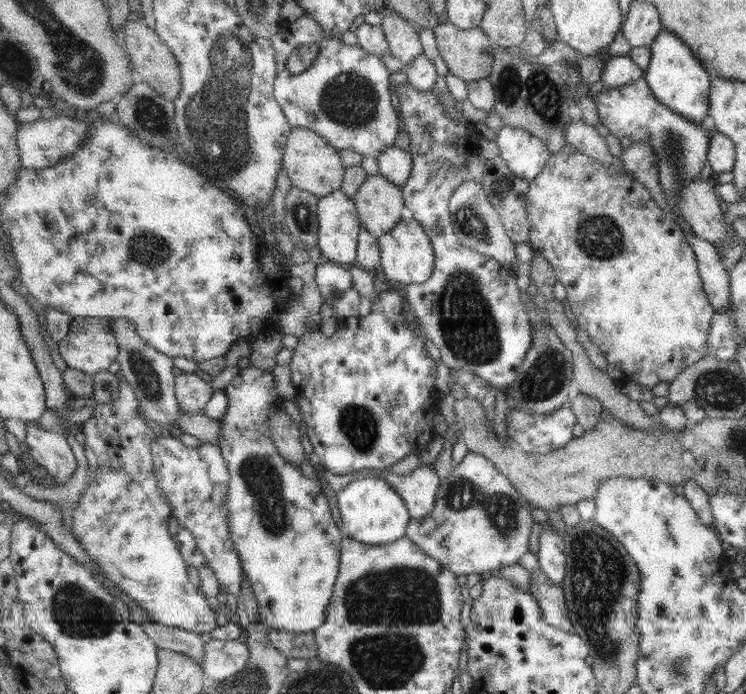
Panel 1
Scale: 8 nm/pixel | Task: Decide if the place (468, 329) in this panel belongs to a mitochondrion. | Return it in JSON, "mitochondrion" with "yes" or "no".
{"mitochondrion":"yes"}

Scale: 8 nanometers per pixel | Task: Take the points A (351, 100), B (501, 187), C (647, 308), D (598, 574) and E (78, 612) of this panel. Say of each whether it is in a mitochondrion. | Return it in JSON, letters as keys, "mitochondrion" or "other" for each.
{"A":"mitochondrion","B":"mitochondrion","C":"other","D":"mitochondrion","E":"mitochondrion"}

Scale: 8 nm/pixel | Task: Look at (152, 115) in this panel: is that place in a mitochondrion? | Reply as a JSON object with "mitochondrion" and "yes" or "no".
{"mitochondrion":"yes"}

